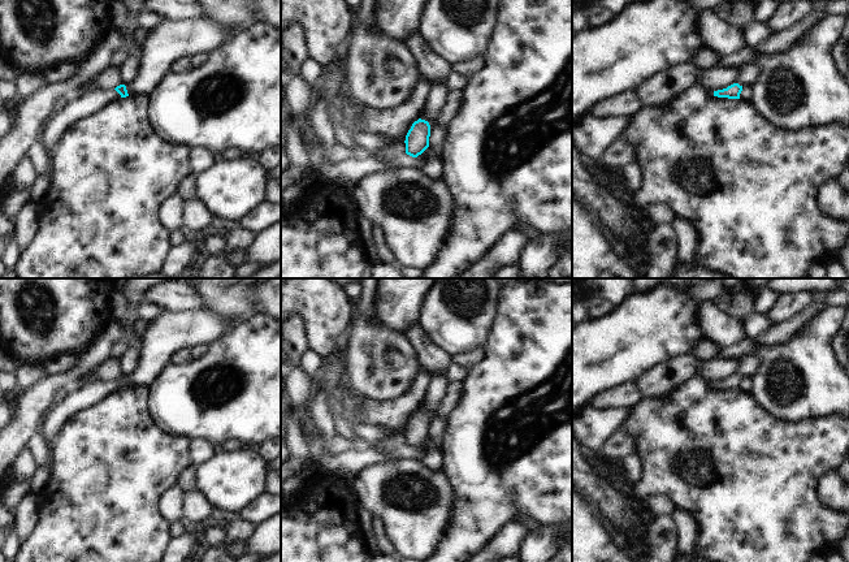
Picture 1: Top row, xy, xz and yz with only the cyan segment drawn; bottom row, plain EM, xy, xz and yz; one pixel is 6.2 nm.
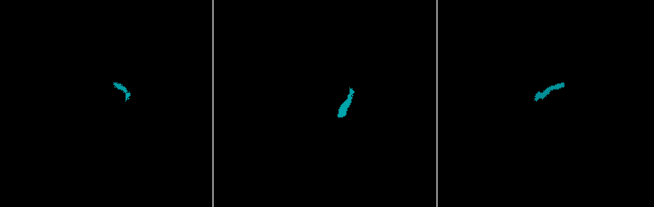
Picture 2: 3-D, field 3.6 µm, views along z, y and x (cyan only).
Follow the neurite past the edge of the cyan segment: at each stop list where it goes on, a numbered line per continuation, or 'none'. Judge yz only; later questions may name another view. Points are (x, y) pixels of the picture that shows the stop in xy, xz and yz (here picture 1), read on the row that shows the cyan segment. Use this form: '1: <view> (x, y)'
1: yz (749, 74)

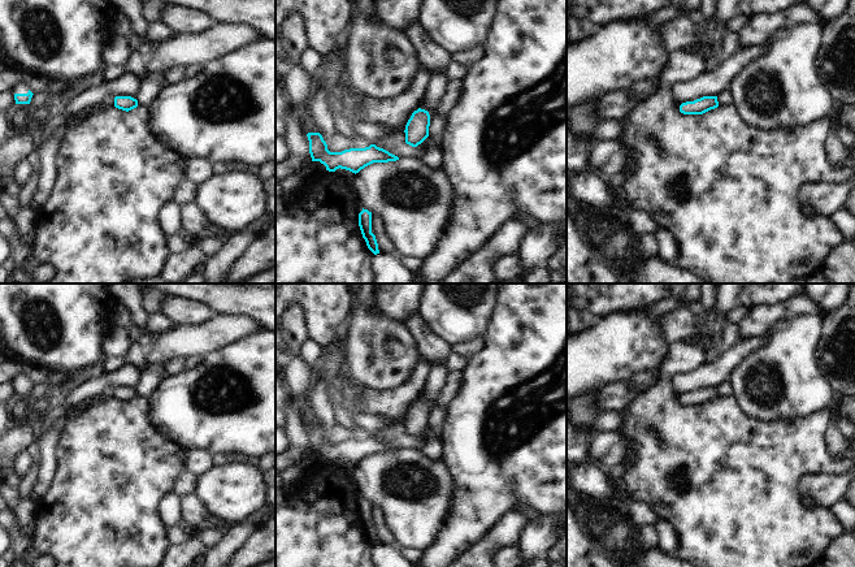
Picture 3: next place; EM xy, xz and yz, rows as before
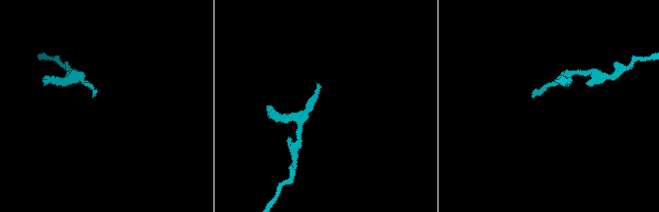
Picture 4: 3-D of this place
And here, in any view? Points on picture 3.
none

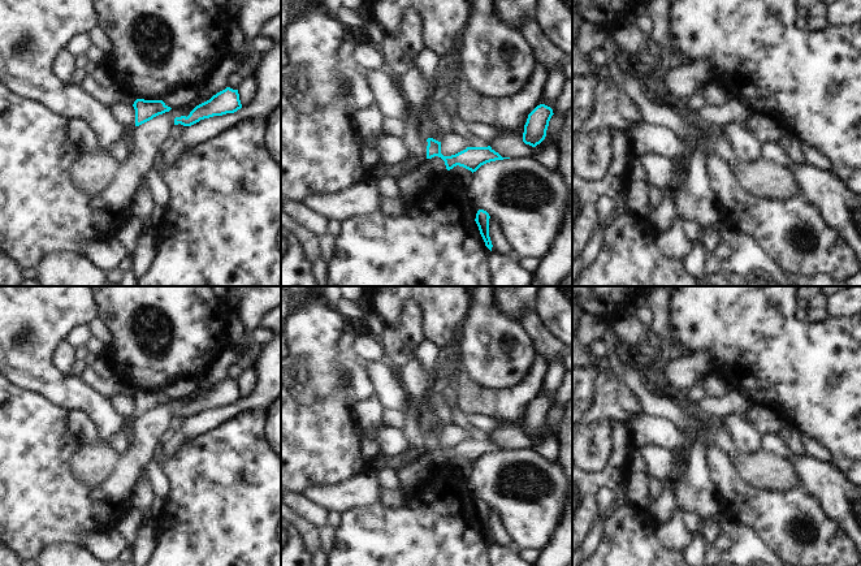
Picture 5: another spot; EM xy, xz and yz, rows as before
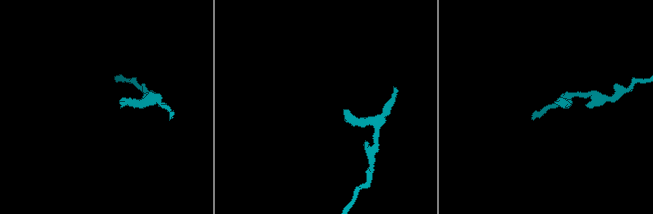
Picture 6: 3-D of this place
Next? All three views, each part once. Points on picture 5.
none

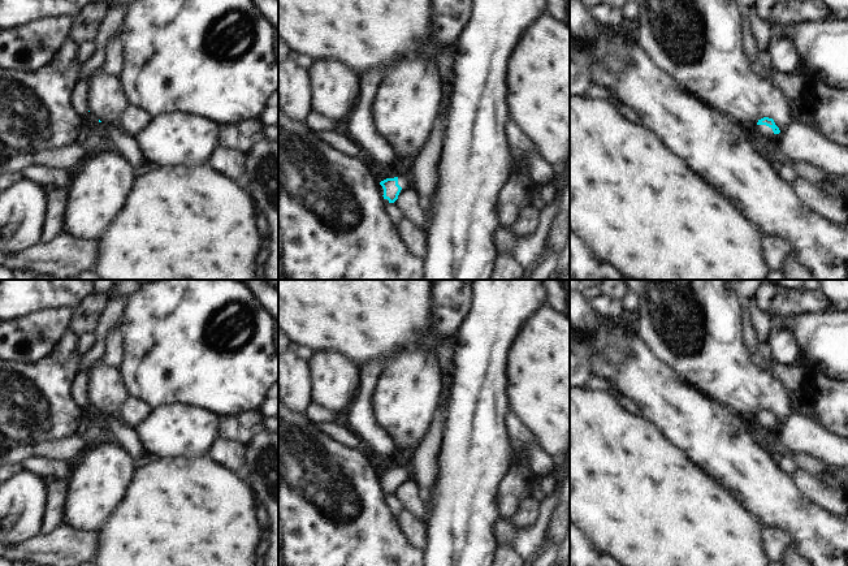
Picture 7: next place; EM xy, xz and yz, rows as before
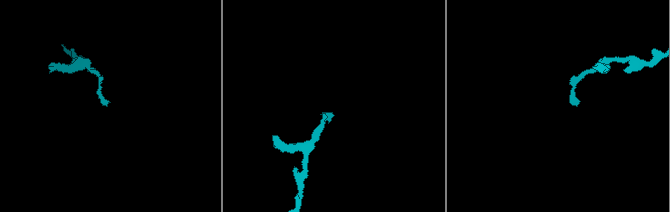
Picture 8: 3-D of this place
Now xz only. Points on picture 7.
1: xz (403, 180)

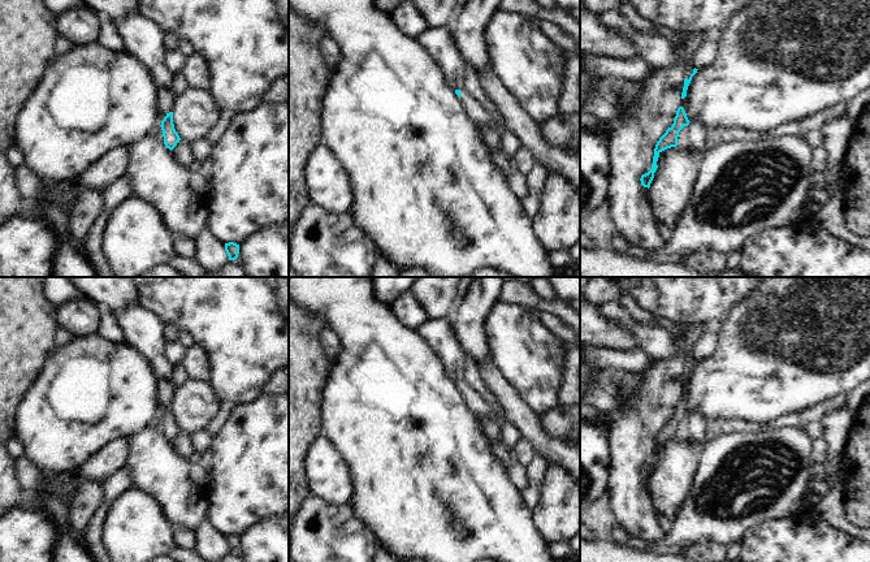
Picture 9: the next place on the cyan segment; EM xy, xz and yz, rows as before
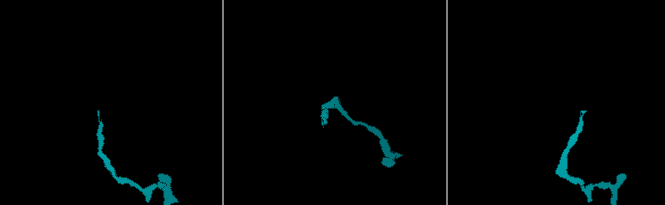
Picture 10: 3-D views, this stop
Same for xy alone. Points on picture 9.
none

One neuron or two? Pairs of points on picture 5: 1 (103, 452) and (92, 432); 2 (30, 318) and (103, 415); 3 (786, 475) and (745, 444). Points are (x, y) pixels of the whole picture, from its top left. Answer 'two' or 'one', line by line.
1: two
2: one
3: two

